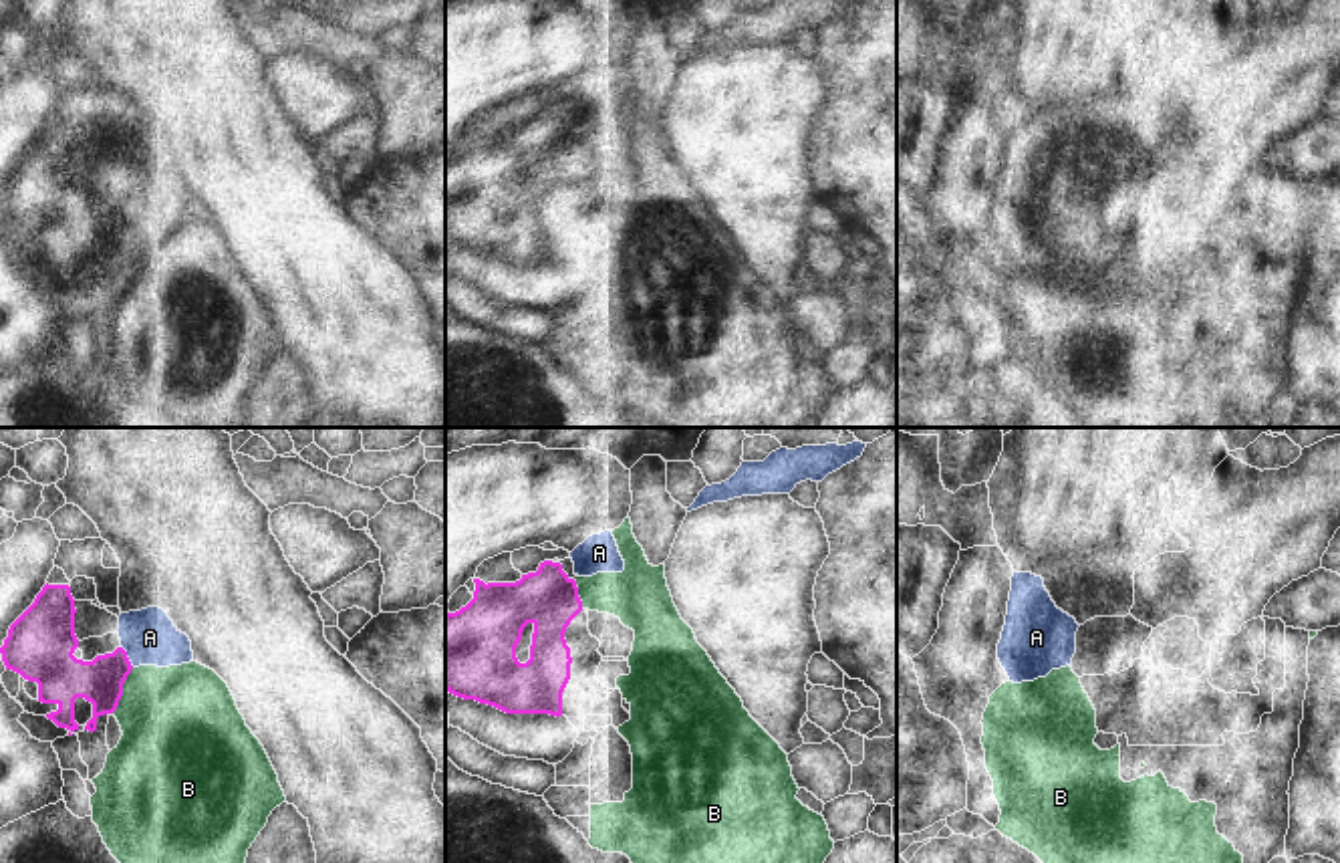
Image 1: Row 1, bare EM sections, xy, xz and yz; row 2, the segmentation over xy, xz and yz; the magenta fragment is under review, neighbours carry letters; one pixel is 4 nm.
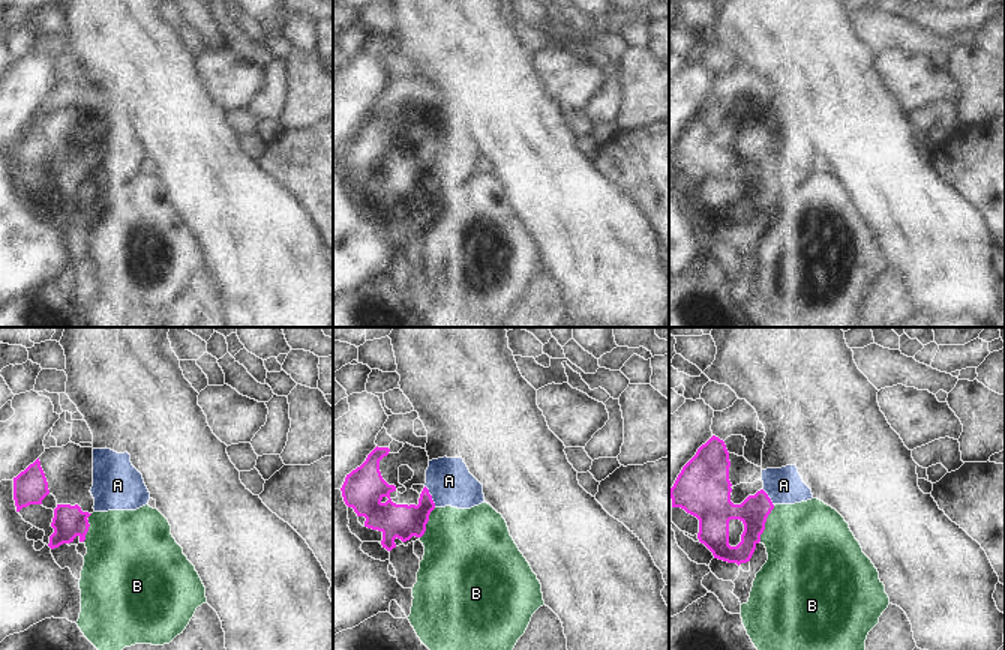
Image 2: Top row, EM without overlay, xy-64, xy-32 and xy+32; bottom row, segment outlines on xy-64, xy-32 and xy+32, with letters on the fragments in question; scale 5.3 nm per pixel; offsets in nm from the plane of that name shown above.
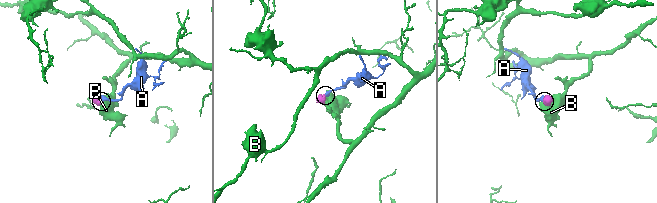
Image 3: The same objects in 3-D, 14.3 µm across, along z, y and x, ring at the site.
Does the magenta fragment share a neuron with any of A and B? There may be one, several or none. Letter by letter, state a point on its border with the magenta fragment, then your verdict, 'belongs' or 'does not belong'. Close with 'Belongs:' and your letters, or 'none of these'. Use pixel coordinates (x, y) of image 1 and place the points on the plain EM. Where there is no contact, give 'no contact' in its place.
A: meets magenta in xy at (125, 204); belongs
B: meets magenta in xy at (121, 240); does not belong
Belongs: A

